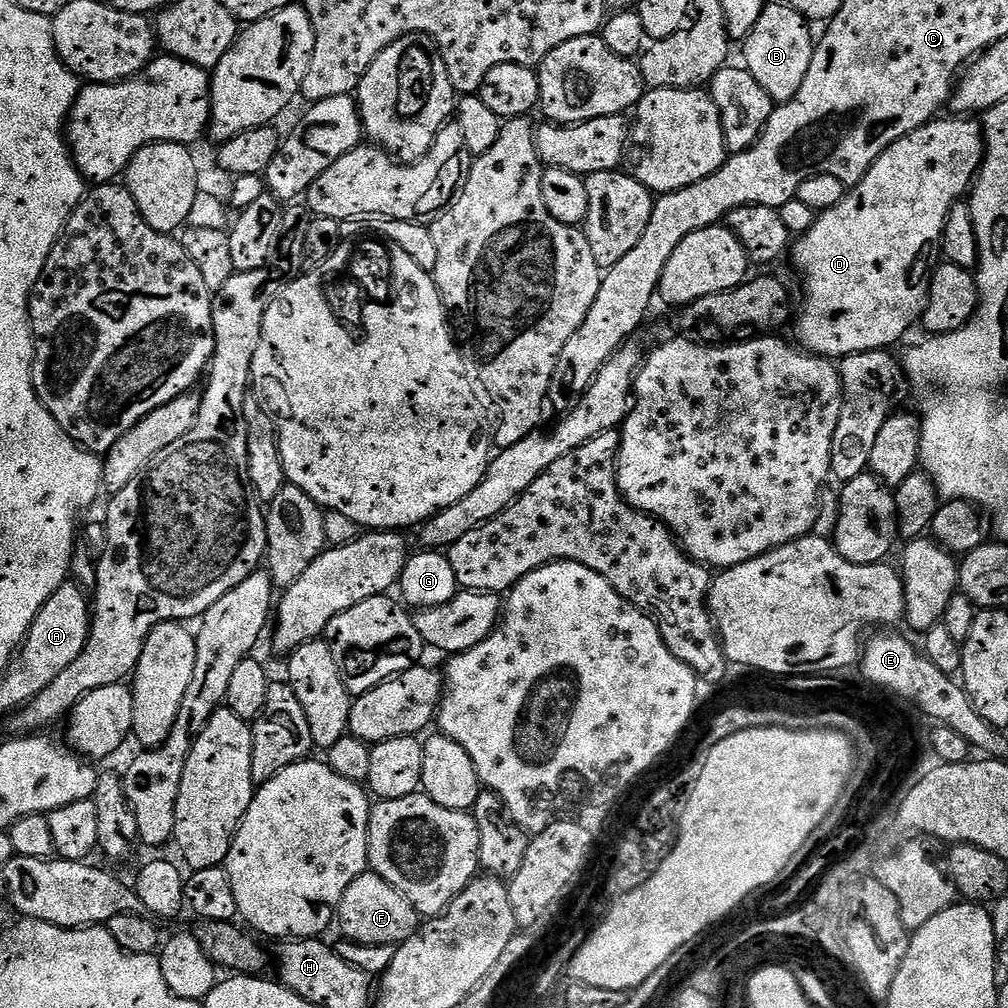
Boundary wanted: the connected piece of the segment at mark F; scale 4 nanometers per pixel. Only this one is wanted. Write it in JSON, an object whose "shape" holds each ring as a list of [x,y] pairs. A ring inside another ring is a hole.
{"shape":[[[364,872],[342,894],[342,902],[336,908],[335,923],[340,923],[340,936],[354,944],[391,944],[399,946],[415,934],[422,923],[420,913],[410,906],[410,902],[401,892],[394,890],[378,873]]]}

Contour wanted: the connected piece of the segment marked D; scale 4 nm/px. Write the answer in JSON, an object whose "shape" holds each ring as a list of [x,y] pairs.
{"shape":[[[972,118],[944,119],[934,119],[926,126],[922,126],[918,130],[906,134],[906,138],[894,142],[894,146],[887,148],[876,159],[874,166],[870,166],[870,170],[866,170],[864,177],[851,190],[845,191],[842,202],[838,202],[838,206],[834,206],[830,210],[819,213],[814,226],[810,226],[810,230],[806,230],[804,235],[791,245],[790,260],[796,263],[797,270],[804,275],[804,305],[801,308],[799,305],[798,315],[794,320],[794,328],[796,324],[796,336],[800,339],[798,344],[803,351],[811,352],[813,356],[823,356],[826,360],[839,362],[845,356],[891,349],[893,347],[891,344],[898,343],[915,324],[917,327],[921,323],[924,307],[930,294],[930,286],[932,285],[932,274],[934,271],[932,255],[935,252],[937,255],[938,245],[944,239],[944,227],[948,221],[950,210],[961,198],[969,195],[970,189],[976,179],[976,174],[980,170],[980,164],[984,161],[984,134],[981,125],[977,121],[975,124],[972,121],[975,119]]]}

